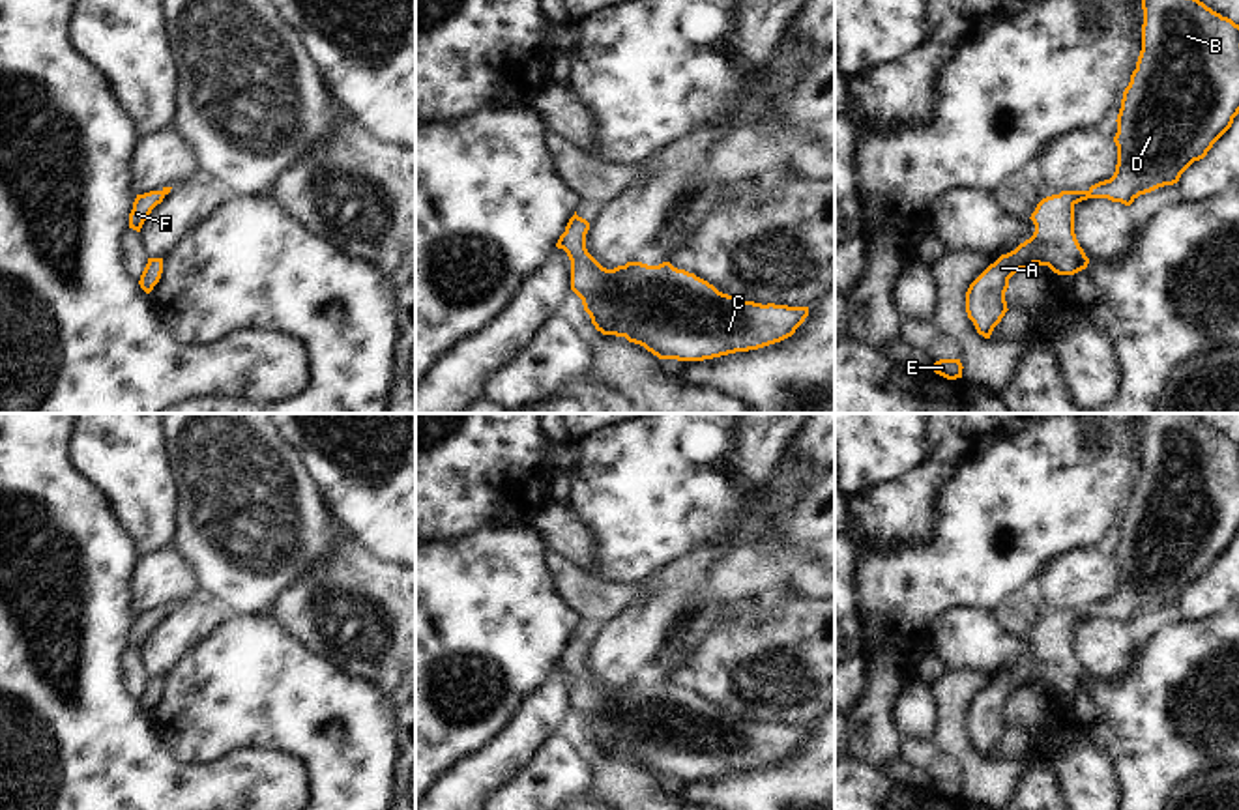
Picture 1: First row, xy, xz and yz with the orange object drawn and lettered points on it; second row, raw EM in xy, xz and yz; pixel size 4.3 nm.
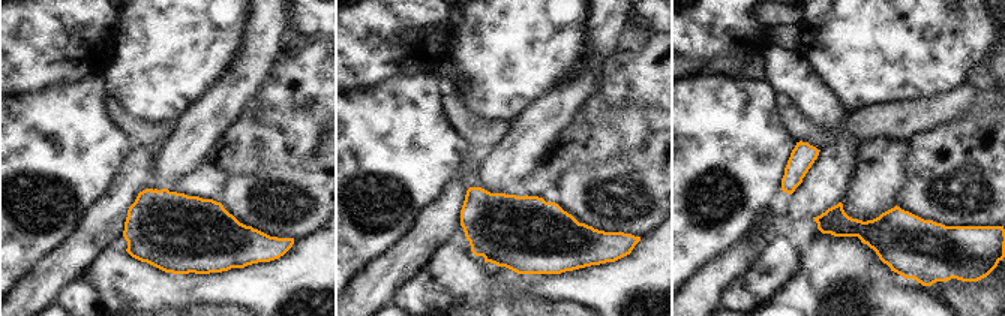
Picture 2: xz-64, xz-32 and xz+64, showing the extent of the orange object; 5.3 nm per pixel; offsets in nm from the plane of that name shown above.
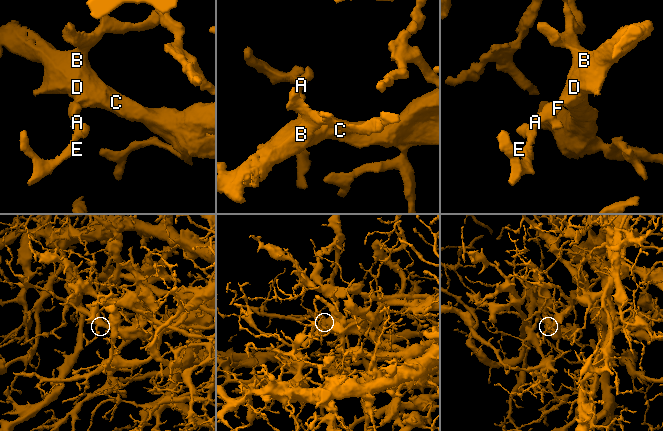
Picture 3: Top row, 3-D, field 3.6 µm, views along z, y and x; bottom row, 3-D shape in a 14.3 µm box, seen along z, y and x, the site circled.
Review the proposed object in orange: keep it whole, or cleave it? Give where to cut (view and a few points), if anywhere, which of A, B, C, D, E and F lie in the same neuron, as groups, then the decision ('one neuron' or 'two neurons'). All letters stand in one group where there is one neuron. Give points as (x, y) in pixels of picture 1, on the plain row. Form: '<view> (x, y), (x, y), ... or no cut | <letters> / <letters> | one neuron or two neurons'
no cut | A B C D E F | one neuron

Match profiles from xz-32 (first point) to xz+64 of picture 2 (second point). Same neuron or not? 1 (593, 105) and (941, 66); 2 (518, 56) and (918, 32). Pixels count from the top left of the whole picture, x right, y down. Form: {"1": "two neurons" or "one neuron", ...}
{"1": "two neurons", "2": "one neuron"}

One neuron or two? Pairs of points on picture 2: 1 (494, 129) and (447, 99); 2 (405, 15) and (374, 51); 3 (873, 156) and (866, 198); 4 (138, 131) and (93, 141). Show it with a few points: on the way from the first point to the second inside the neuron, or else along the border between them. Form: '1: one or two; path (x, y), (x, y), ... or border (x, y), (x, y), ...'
1: one; path (482, 129), (473, 129), (455, 111)
2: one; path (396, 24), (378, 42)
3: one; path (873, 166), (873, 187)
4: two; border (104, 105), (105, 116), (134, 143)

